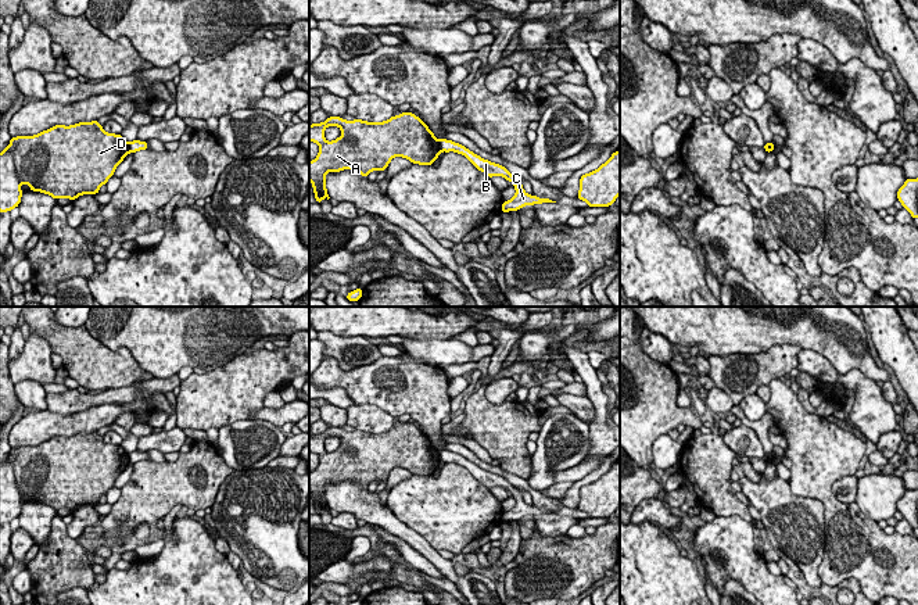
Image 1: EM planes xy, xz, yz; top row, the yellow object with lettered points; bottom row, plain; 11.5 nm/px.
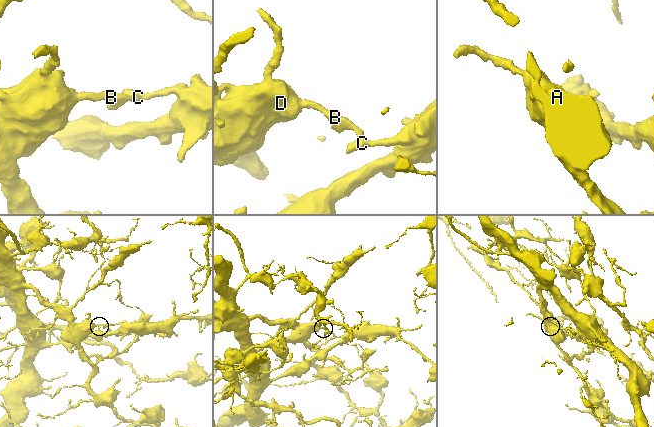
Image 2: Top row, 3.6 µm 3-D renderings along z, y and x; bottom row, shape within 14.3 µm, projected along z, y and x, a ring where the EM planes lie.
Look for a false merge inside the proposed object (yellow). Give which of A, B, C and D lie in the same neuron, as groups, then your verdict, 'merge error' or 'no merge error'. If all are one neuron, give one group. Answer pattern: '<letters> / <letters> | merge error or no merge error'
A D / B C | merge error

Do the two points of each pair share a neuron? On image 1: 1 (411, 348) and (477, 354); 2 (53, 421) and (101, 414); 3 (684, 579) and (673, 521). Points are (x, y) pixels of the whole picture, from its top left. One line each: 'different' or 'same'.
1: same
2: same
3: different

